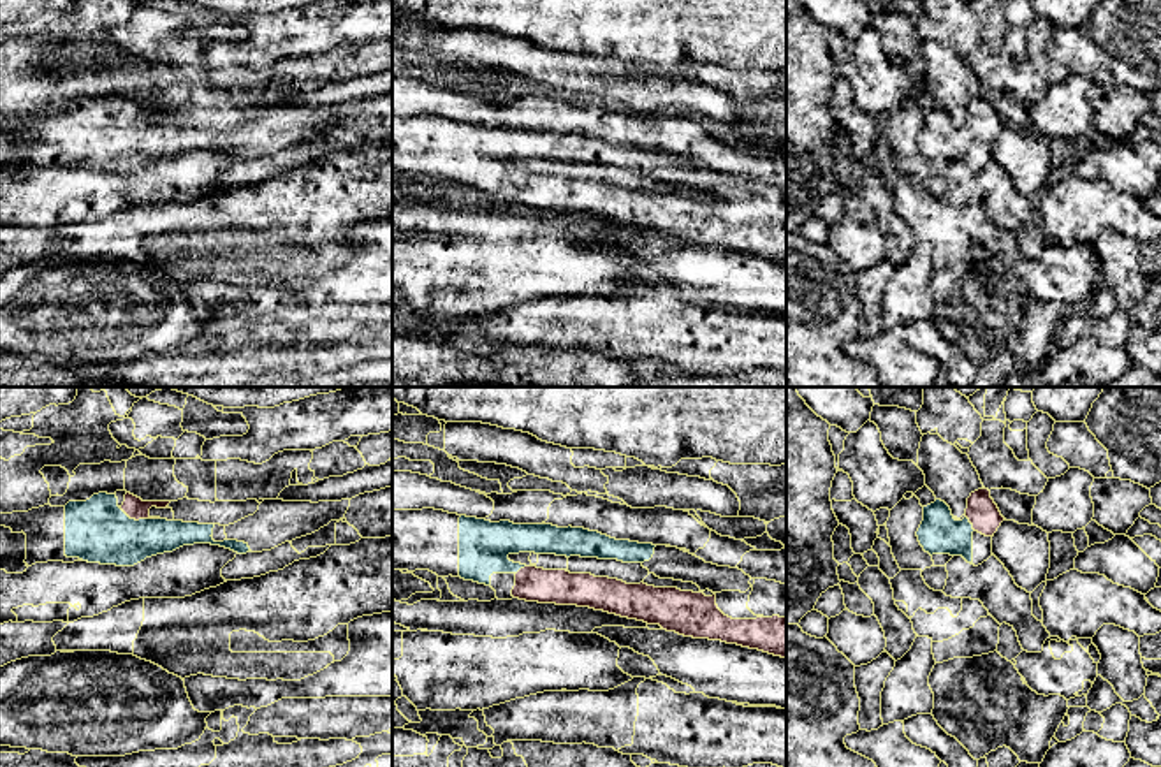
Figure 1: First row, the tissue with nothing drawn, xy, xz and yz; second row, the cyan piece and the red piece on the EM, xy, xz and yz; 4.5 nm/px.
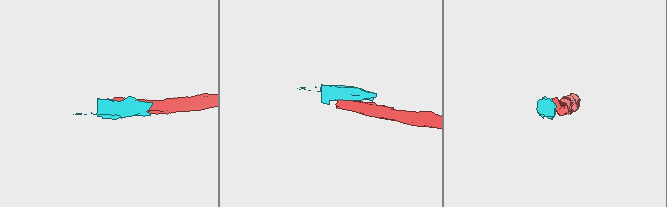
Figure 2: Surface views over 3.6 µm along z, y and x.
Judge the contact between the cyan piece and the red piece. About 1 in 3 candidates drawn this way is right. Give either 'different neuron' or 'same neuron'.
same neuron

